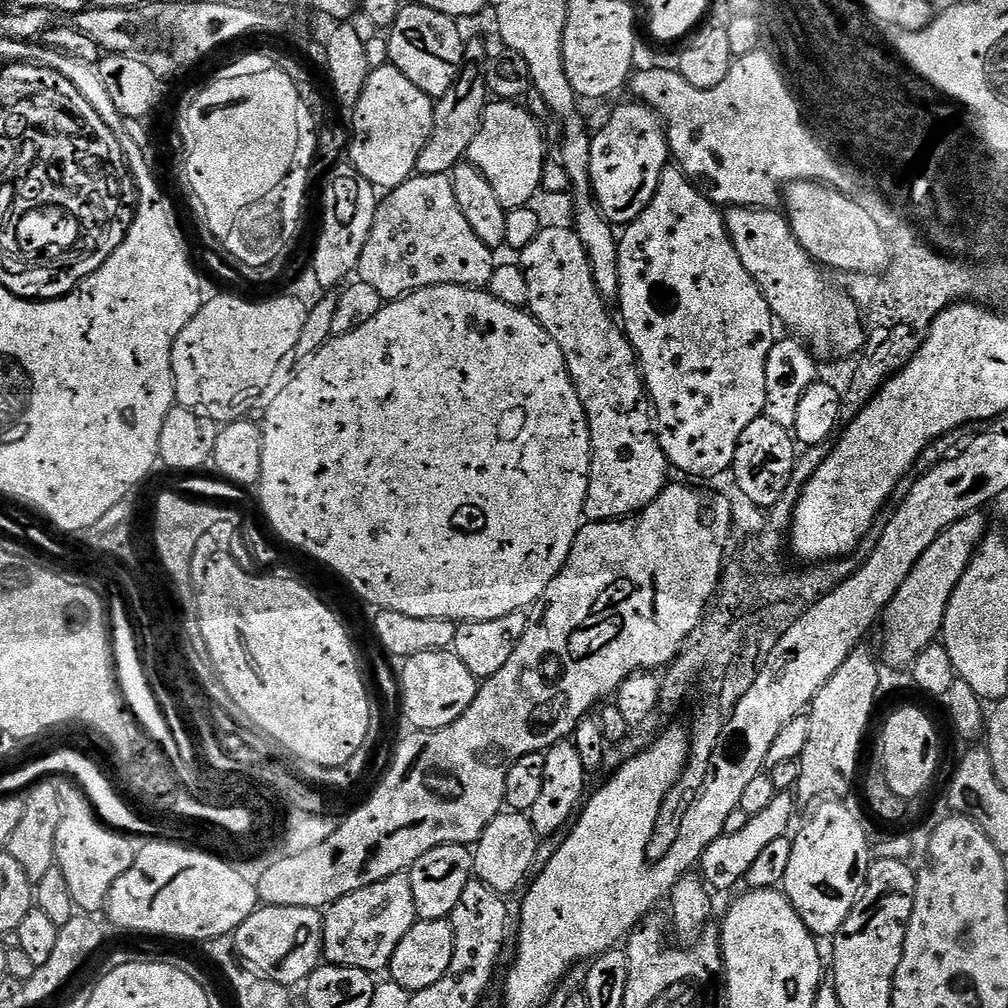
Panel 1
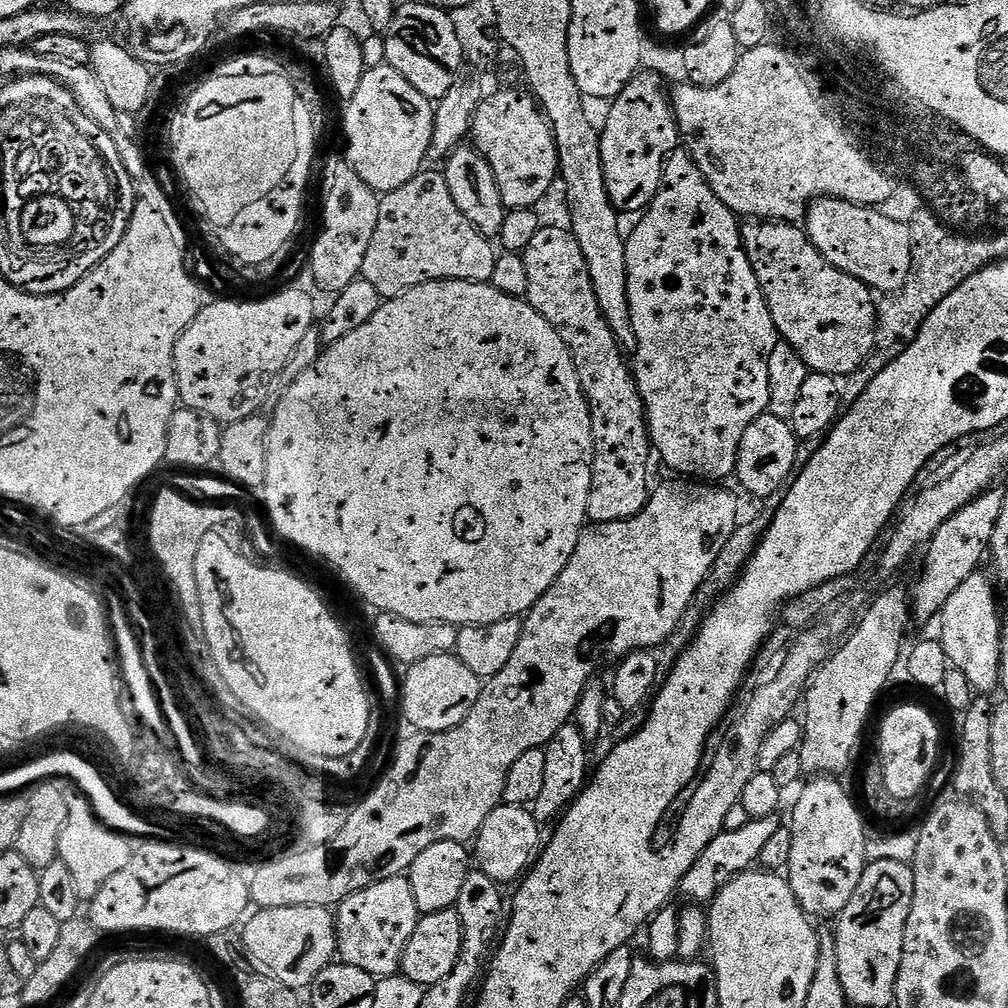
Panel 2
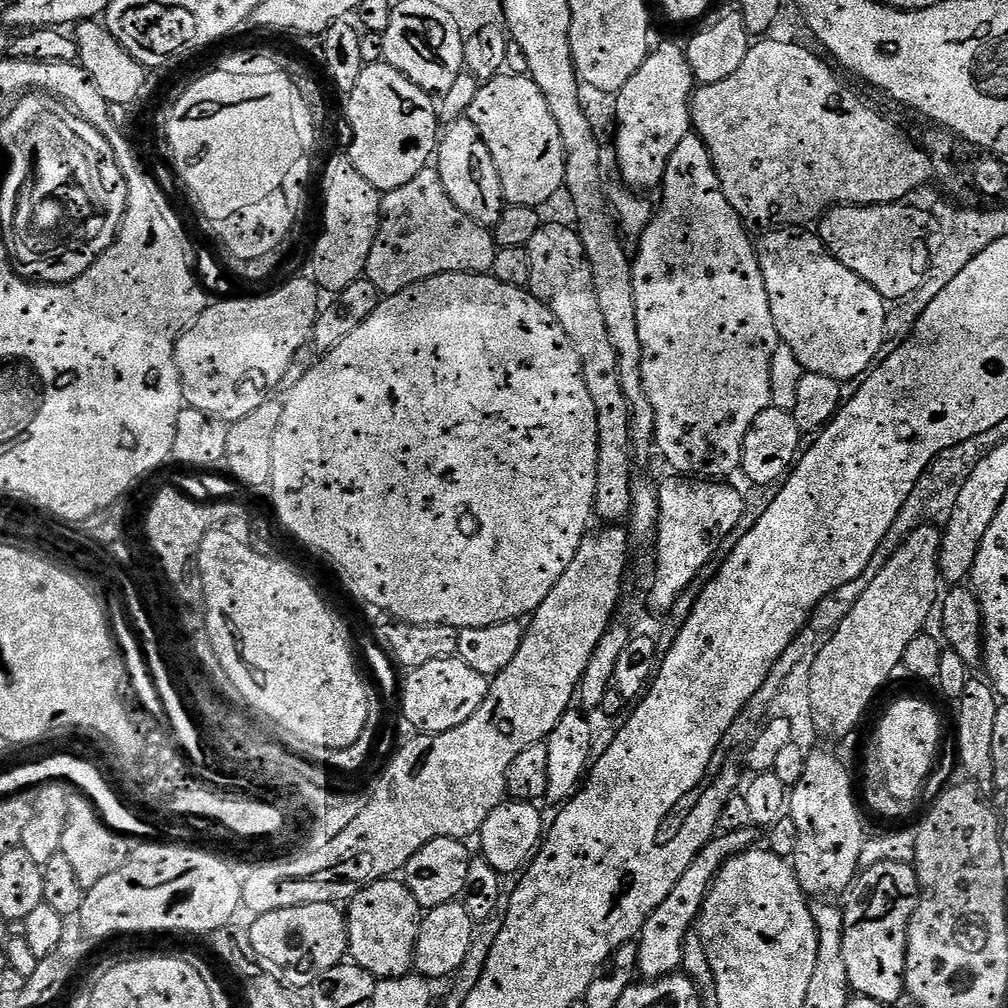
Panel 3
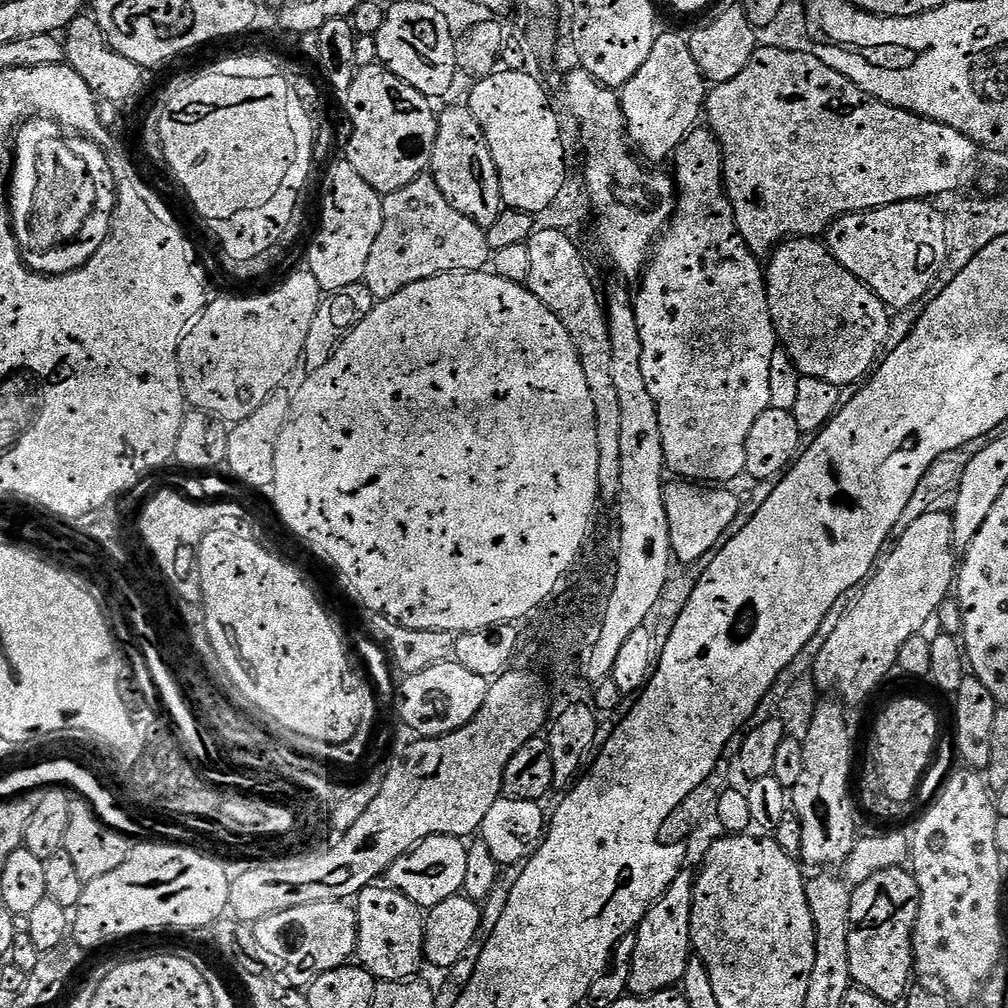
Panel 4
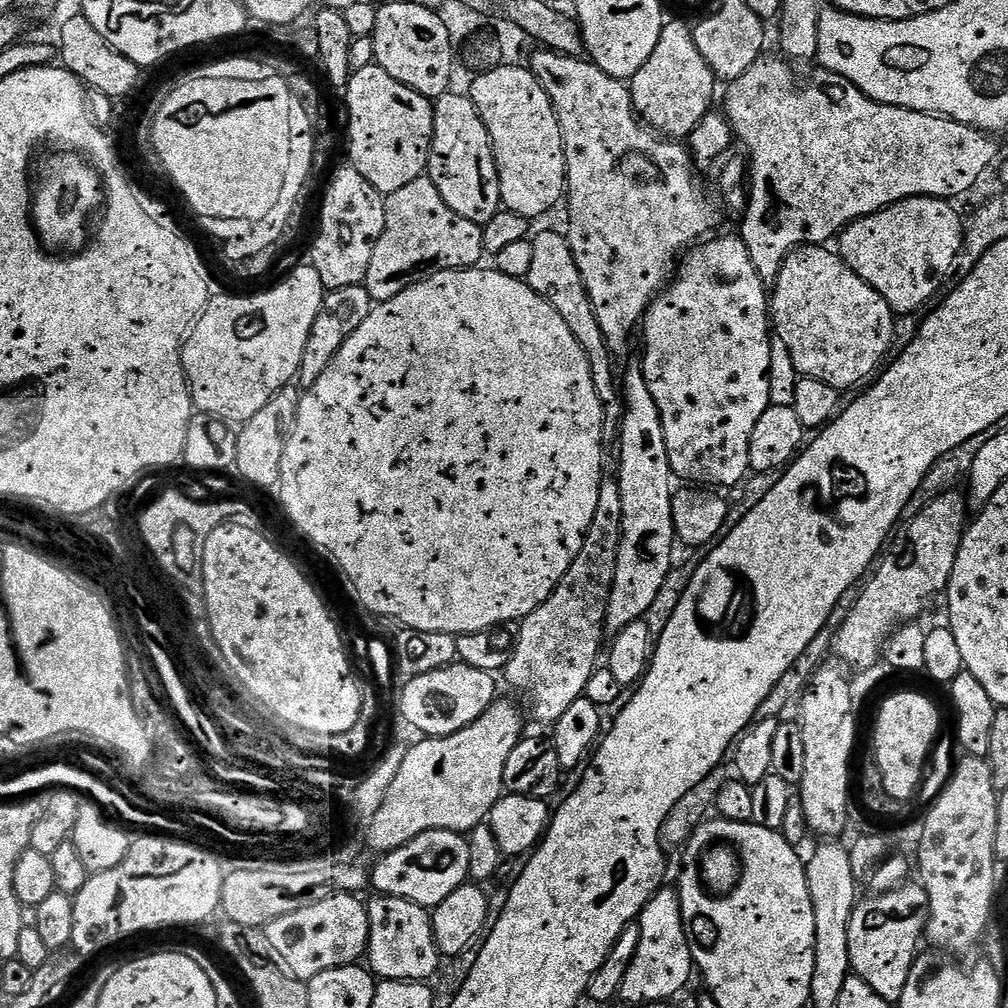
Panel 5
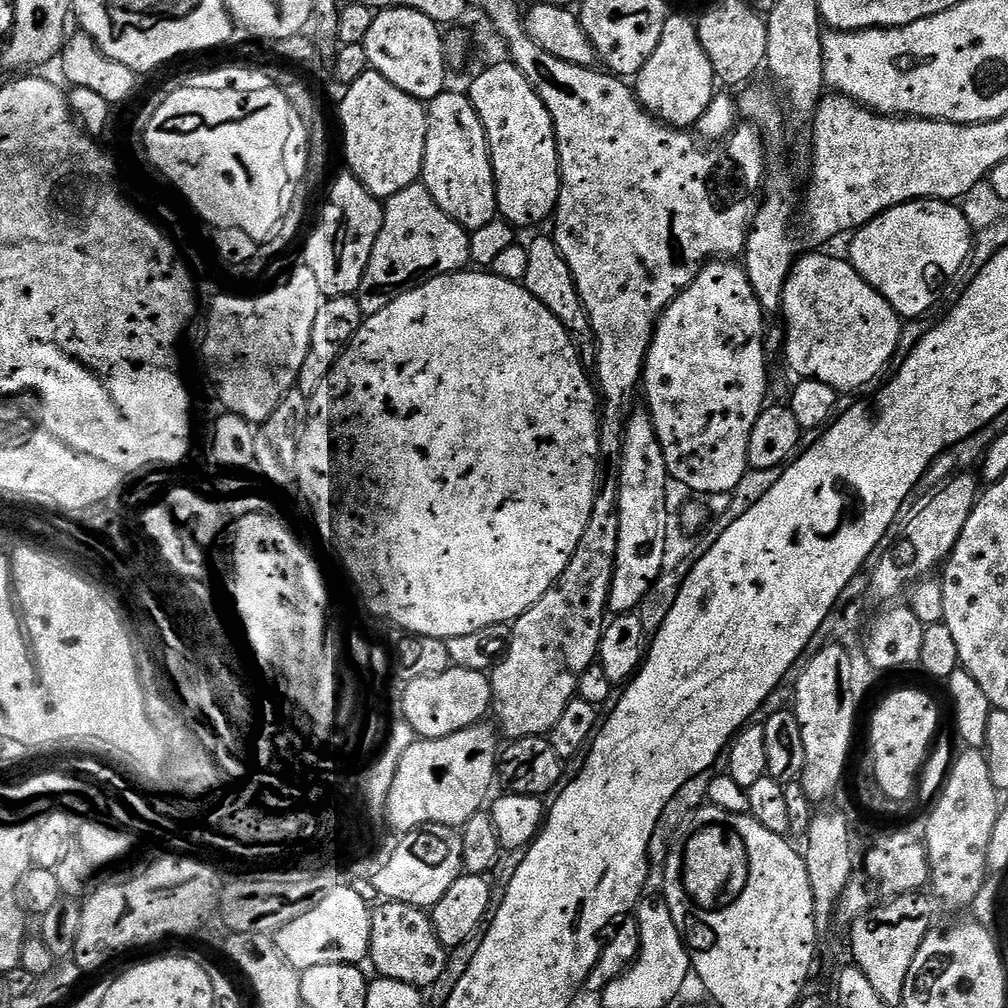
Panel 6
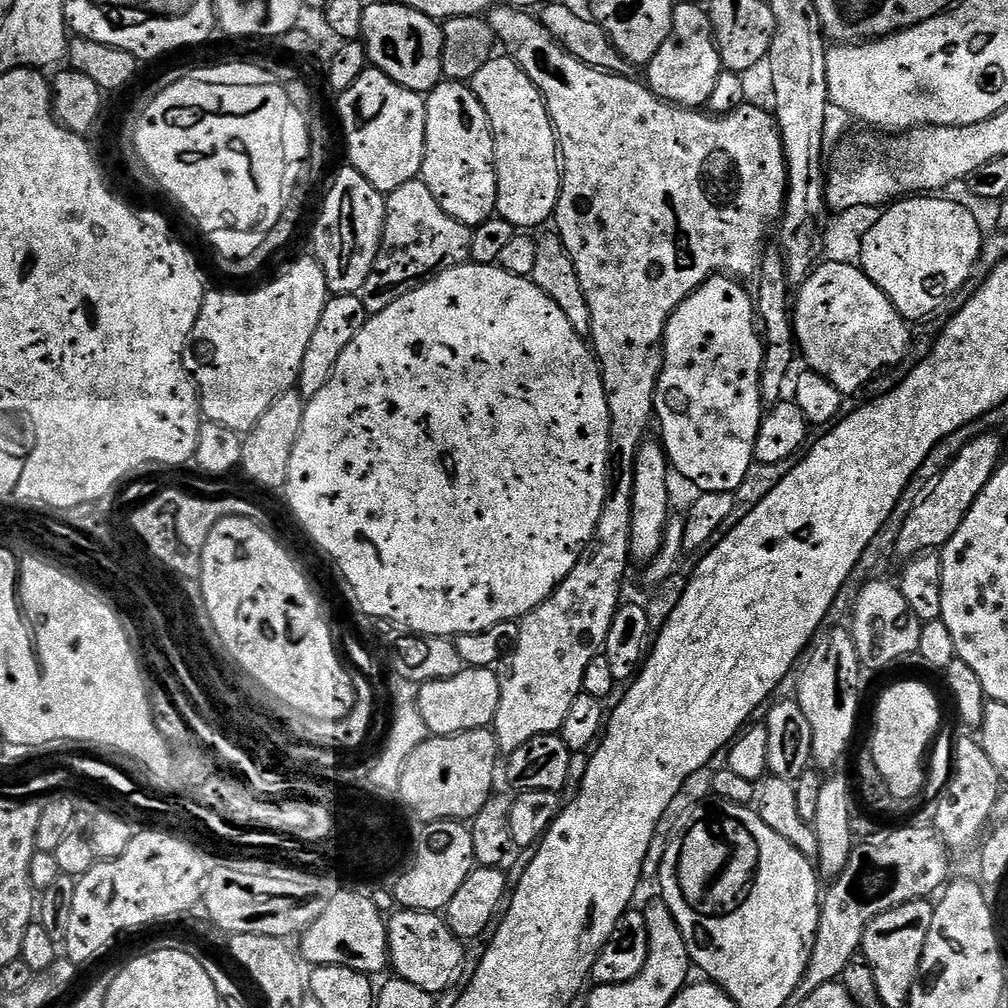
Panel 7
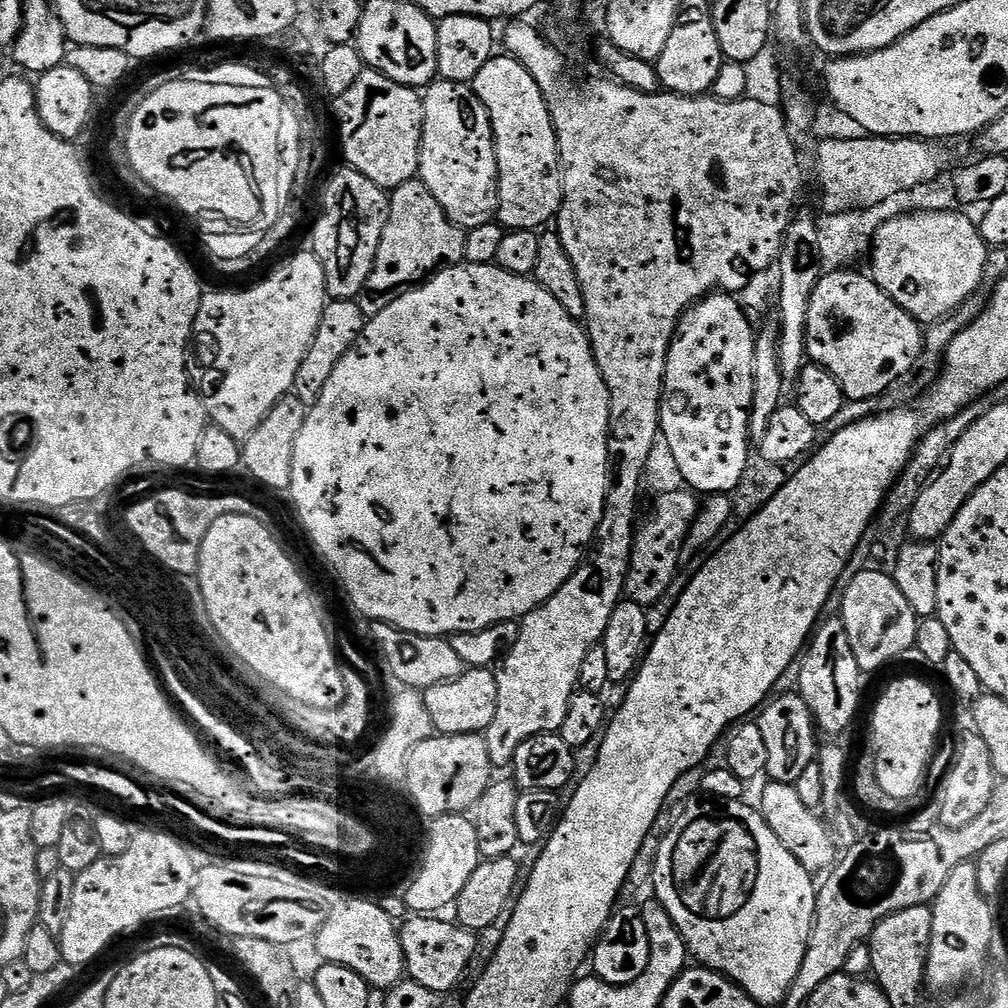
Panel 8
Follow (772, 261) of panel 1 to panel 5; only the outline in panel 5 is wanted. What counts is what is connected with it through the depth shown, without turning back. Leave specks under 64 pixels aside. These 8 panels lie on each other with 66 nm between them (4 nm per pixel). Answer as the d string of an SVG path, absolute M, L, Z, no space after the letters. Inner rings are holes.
M805 246L796 248L788 255L770 292L770 319L775 335L786 342L801 377L826 382L837 390L845 390L855 384L863 385L877 375L878 369L885 363L884 355L892 348L897 317L882 294L862 282L862 278L850 270L850 266L839 254L828 250L824 246Z

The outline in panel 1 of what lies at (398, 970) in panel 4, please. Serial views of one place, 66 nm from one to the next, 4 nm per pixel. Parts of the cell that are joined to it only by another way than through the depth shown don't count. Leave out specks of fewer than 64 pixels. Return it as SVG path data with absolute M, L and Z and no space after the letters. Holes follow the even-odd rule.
M399 872L362 890L354 890L354 894L346 894L329 904L323 917L323 959L327 963L383 973L390 958L394 958L394 950L398 950L398 942L406 938L406 930L413 928L418 919L411 875Z

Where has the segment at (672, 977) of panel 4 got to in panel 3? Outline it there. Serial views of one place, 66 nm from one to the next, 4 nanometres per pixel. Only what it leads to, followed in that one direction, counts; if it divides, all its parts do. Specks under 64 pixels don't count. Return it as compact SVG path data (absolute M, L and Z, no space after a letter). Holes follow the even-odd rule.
M743 828L733 832L720 832L712 837L705 848L684 868L682 878L674 882L670 894L666 894L666 902L646 918L644 929L638 937L638 958L636 966L639 975L644 980L661 980L664 976L679 973L682 968L682 950L694 925L699 921L700 912L704 908L704 900L712 884L716 881L717 874L722 870L725 860L737 856L740 852L747 852L757 843L757 833L752 828Z

